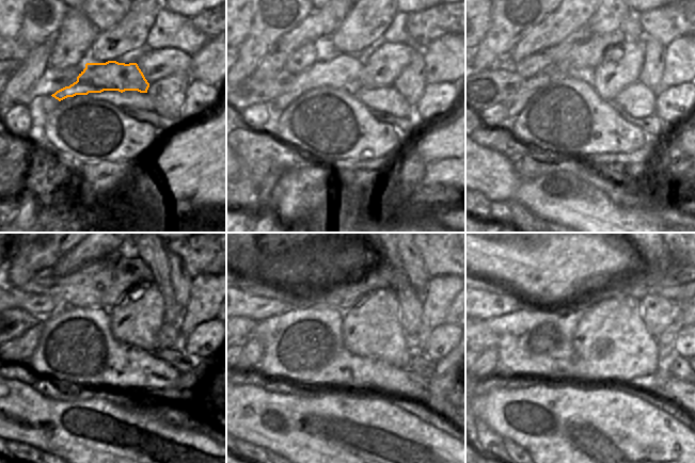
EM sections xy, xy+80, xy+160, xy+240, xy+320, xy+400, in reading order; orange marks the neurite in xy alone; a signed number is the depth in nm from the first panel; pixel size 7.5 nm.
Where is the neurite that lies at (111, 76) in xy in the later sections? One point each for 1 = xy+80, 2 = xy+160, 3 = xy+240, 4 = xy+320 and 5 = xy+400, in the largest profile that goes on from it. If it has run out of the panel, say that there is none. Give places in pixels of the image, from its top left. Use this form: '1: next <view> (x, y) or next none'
1: next xy+80 (343, 72)
2: next xy+160 (512, 106)
3: next xy+240 (28, 342)
4: next xy+320 (253, 351)
5: next xy+400 (487, 361)

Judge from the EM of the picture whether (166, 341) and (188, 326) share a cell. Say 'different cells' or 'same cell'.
different cells

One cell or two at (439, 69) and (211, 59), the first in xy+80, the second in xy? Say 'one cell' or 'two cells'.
one cell

